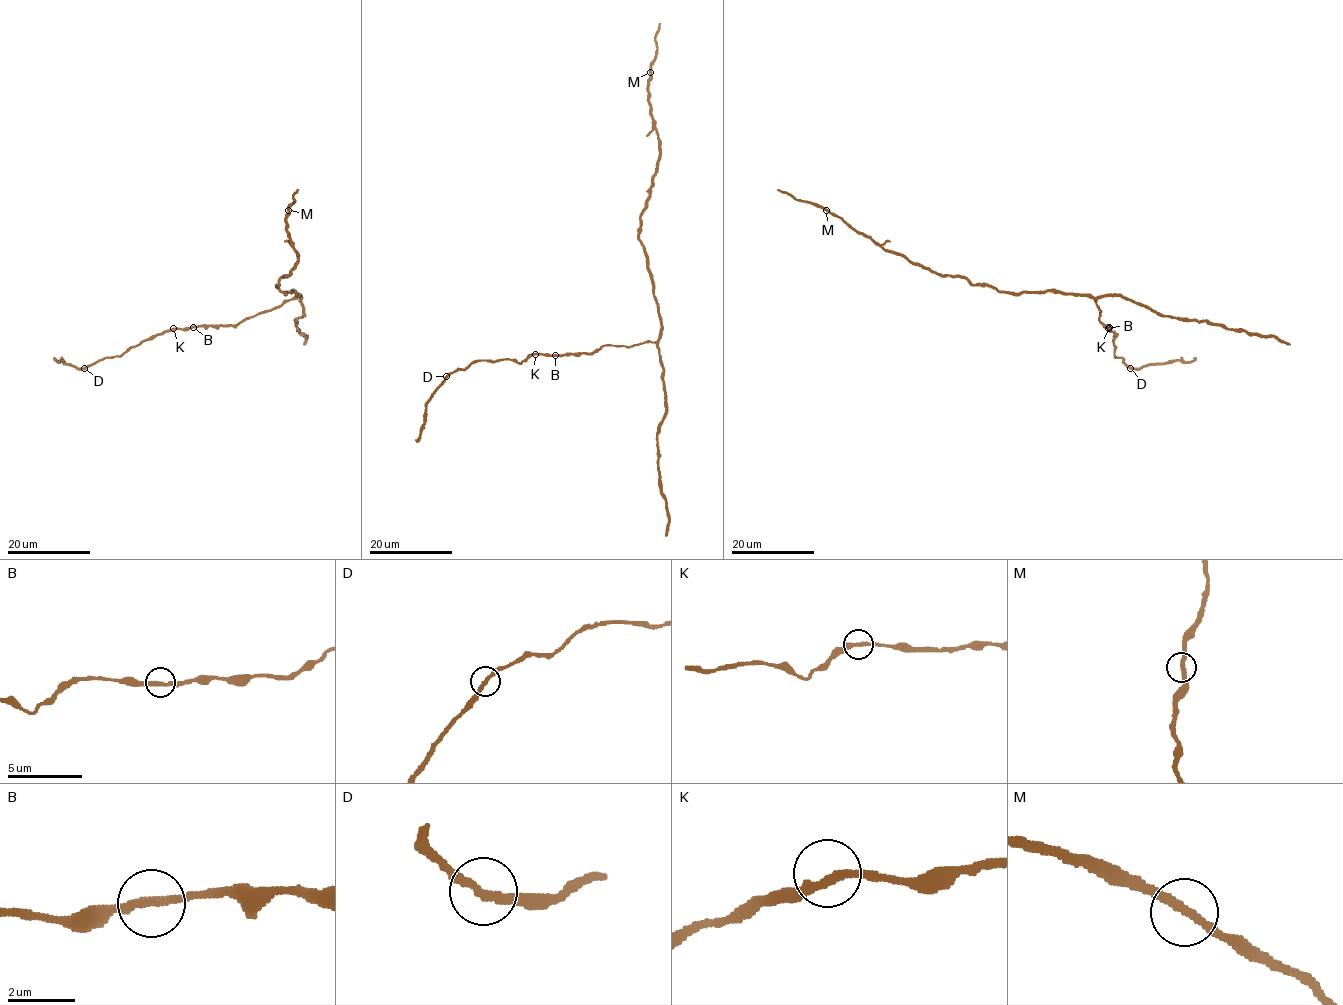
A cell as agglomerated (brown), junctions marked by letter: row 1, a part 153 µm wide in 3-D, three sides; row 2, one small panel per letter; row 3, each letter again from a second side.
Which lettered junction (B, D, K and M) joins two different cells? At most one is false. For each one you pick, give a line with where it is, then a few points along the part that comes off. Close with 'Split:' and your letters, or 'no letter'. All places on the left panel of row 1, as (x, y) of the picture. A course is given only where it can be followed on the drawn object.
D: place (84, 368); course (85, 367), (77, 368), (54, 357)
Split: D

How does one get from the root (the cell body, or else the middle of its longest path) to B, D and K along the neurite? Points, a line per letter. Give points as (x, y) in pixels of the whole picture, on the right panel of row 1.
B: (1073, 294), (1093, 297), (1101, 310), (1100, 321), (1109, 327)
D: (1073, 294), (1095, 299), (1100, 321), (1117, 334), (1113, 338), (1114, 356), (1131, 367)
K: (1073, 294), (1093, 297), (1101, 310), (1100, 321), (1108, 328)

